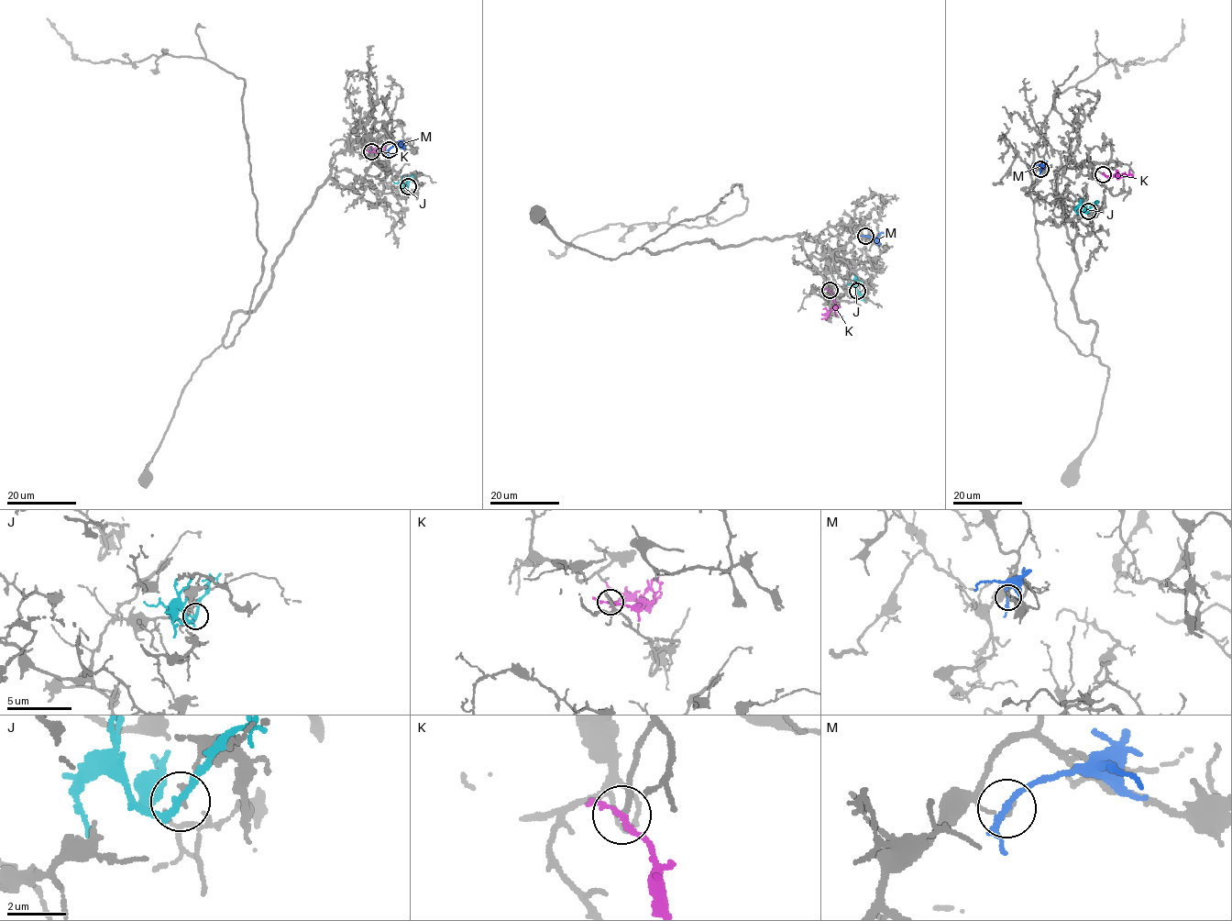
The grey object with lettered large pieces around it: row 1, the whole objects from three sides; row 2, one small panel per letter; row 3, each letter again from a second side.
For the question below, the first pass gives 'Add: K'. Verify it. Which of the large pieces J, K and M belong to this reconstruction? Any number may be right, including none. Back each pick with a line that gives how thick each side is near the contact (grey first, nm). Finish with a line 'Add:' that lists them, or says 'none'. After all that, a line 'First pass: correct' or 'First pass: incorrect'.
K: 170/180 nm
Add: K
First pass: correct

